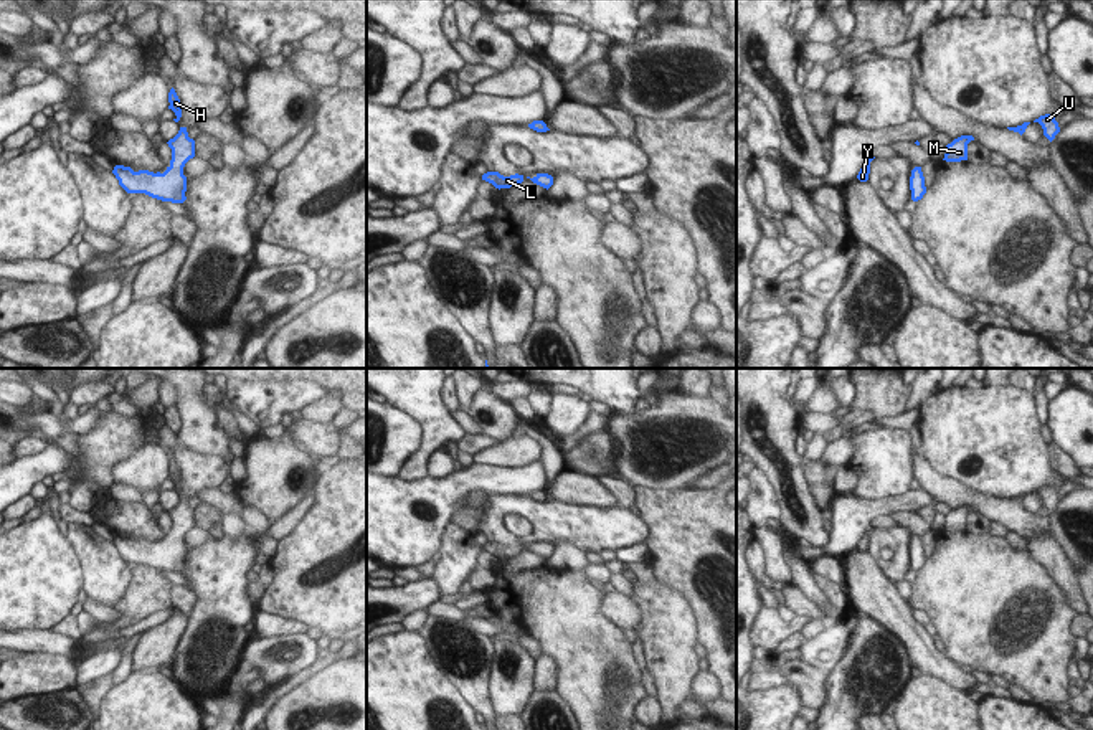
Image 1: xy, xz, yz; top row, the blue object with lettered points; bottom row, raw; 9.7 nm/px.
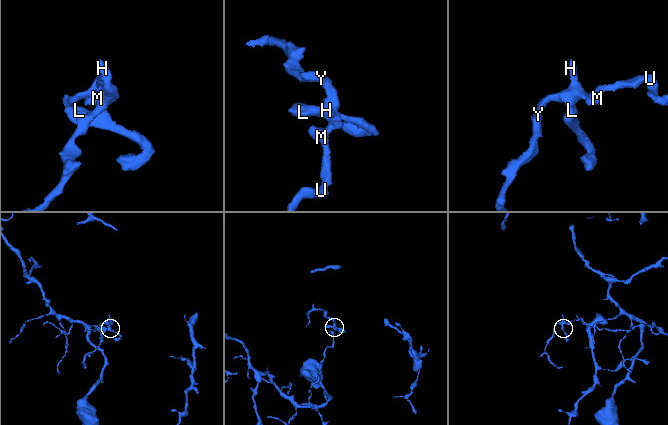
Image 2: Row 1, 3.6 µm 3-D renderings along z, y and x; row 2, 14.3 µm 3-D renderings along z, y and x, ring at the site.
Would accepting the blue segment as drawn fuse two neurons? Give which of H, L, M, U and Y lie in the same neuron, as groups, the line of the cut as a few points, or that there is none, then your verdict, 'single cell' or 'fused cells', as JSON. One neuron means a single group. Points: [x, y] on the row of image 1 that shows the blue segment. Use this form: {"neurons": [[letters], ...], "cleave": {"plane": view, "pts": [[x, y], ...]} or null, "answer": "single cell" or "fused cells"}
{"neurons": [["H", "L", "M", "U", "Y"]], "cleave": null, "answer": "single cell"}

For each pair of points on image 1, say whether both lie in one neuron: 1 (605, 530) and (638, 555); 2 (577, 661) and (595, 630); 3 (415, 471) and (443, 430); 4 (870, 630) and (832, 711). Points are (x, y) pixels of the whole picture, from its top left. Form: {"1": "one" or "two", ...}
{"1": "two", "2": "one", "3": "one", "4": "one"}

